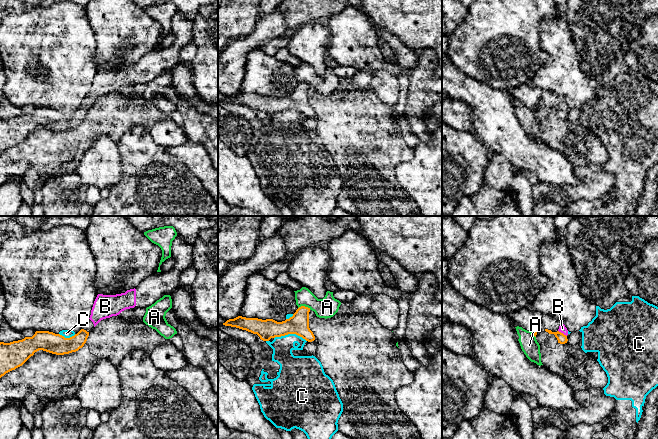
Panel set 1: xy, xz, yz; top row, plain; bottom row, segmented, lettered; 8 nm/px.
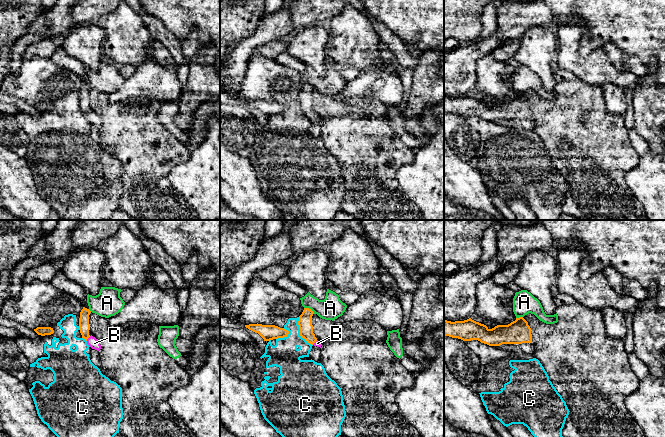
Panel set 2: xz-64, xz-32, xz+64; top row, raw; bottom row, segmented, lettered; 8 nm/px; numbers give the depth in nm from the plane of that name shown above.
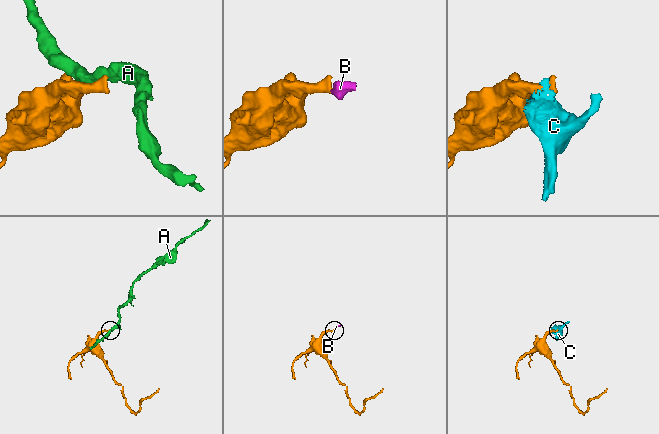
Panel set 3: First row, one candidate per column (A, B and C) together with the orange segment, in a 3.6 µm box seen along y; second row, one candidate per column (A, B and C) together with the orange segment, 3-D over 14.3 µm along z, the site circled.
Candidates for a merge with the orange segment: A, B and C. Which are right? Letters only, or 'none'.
B

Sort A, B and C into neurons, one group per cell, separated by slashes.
A / B / C

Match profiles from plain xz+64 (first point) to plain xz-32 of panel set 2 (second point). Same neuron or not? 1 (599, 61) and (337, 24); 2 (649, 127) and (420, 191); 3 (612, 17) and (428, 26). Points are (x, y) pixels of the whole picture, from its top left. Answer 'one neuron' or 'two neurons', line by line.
1: one neuron
2: two neurons
3: one neuron

